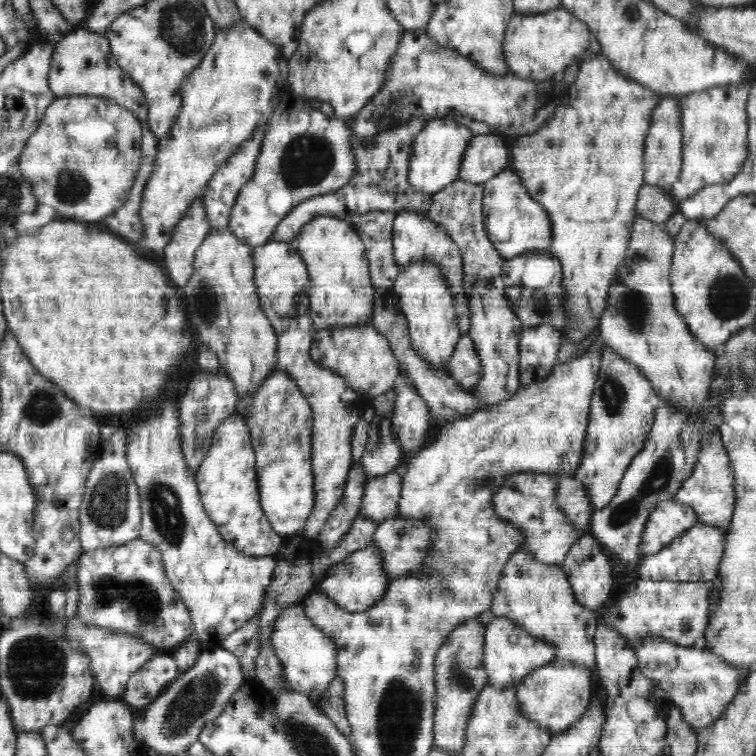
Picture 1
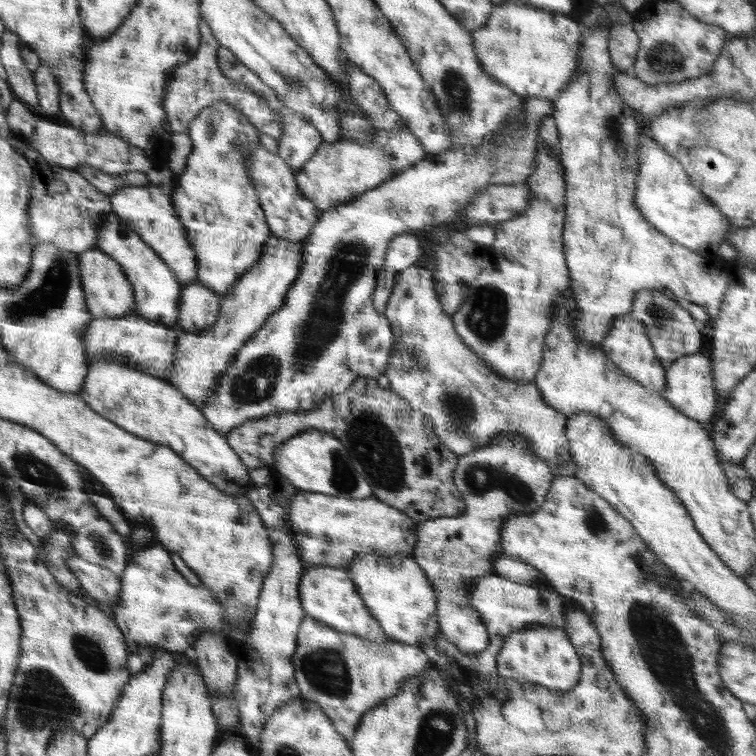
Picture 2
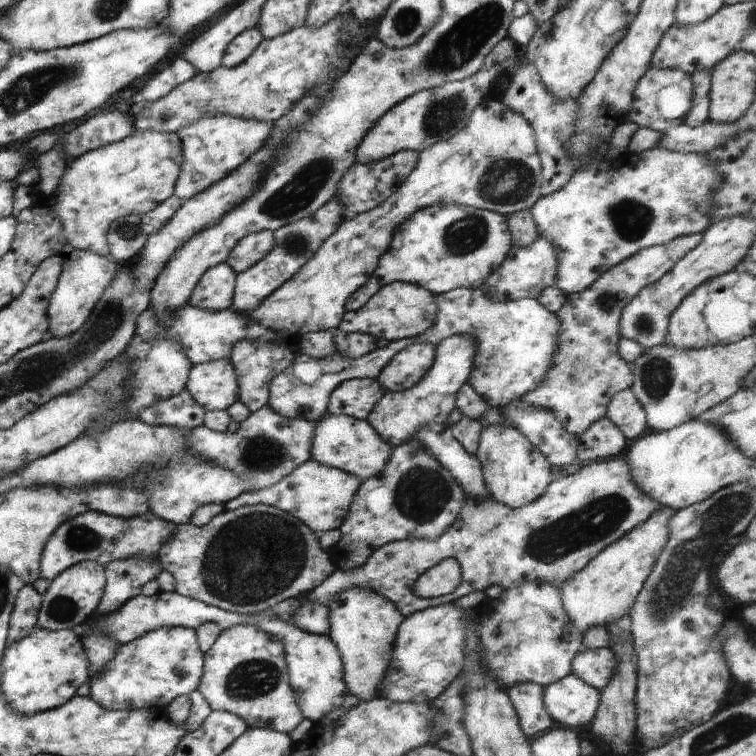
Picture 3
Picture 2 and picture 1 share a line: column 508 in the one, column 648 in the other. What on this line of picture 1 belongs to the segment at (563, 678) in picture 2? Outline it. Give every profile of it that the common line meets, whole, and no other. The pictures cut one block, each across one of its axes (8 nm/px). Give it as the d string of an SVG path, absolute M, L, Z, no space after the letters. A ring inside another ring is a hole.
M644 638L632 648L638 656L638 667L642 674L654 679L659 688L672 697L674 706L682 711L684 721L690 724L694 732L714 724L722 716L750 672L724 663L700 644L685 647L660 638Z

